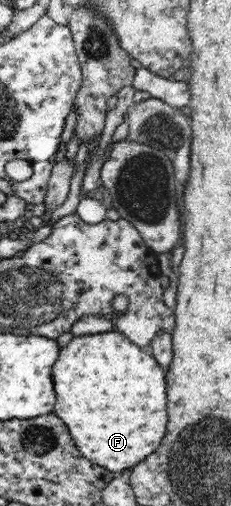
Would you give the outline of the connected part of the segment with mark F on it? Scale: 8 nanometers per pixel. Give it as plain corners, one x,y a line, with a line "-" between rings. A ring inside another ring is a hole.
116,331
74,336
74,339
60,351
58,361
54,363
54,369
52,369
52,377
54,377
54,389
56,389
56,409
54,409
54,413
68,425
68,429
70,429
70,433
74,437
74,444
76,444
83,457
86,457
86,459
100,467
106,468
110,472
121,473
124,469
131,469
131,467
146,459
148,455
157,451
162,437
166,433
166,425
168,425
168,407
166,407
167,371
156,362
151,353
150,355
144,353
138,345
134,345
124,334

